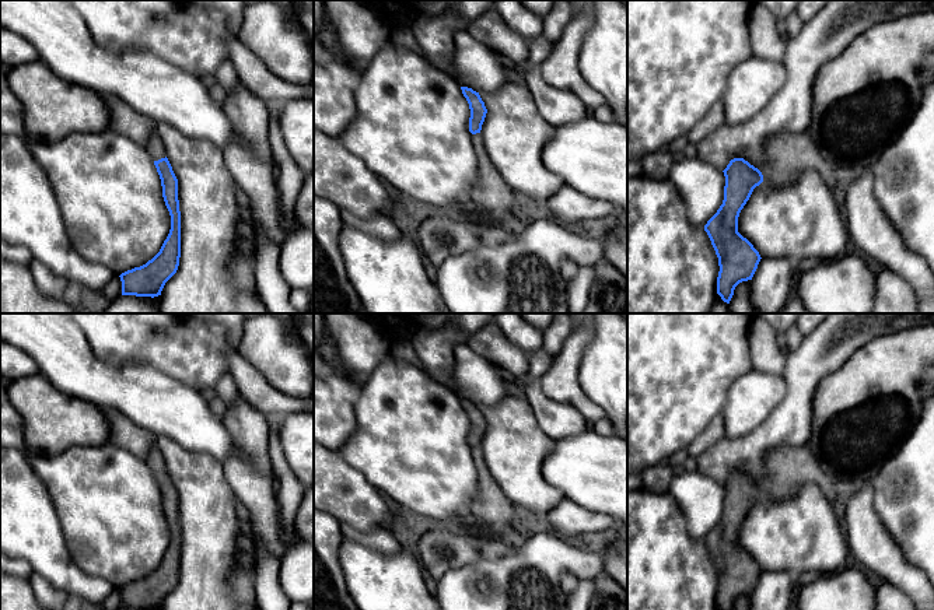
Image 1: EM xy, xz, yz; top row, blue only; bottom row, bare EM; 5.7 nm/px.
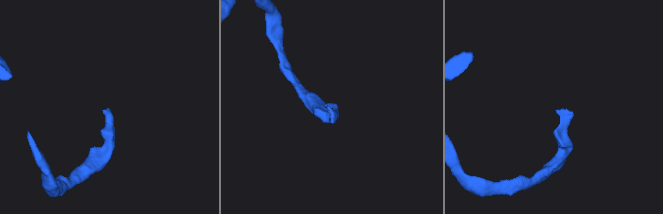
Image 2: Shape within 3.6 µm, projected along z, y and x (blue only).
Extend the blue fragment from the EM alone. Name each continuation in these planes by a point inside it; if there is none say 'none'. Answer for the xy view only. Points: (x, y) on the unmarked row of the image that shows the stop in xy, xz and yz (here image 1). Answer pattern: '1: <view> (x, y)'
1: xy (154, 459)

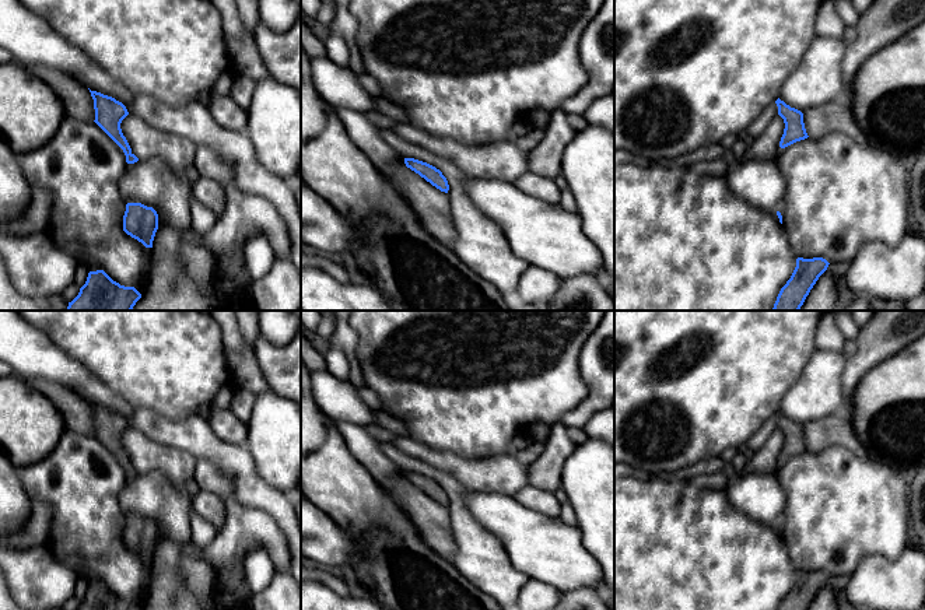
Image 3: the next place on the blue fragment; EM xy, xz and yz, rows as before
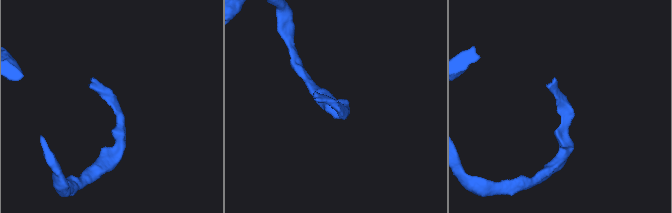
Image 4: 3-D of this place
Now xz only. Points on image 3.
none

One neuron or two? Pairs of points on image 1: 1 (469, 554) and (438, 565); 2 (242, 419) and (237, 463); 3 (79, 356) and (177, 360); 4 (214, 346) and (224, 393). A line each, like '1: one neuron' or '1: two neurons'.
1: one neuron
2: one neuron
3: two neurons
4: two neurons

